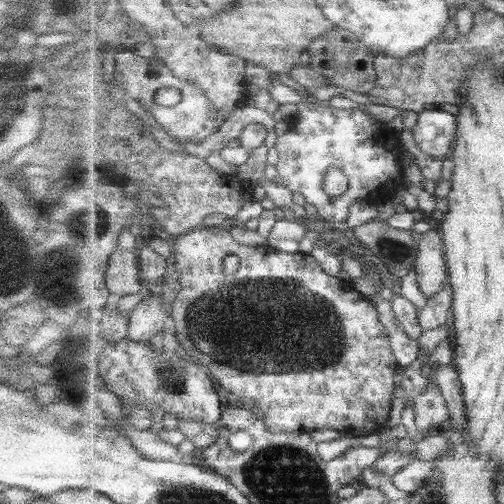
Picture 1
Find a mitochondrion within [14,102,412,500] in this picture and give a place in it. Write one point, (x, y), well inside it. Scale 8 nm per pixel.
(311, 342)

